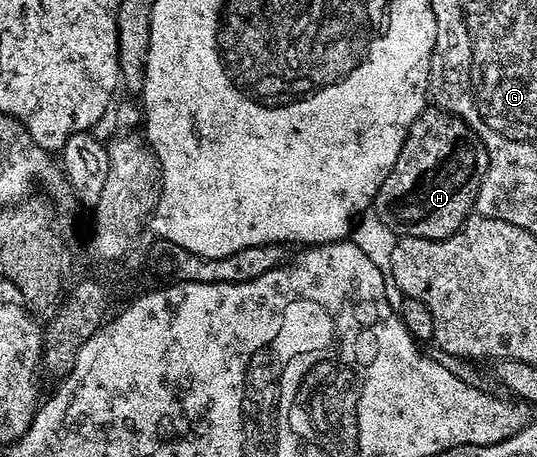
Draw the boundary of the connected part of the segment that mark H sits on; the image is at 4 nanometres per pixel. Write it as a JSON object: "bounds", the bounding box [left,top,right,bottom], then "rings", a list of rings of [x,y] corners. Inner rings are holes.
{"bounds":[374,108,488,239],"rings":[[[425,108],[412,124],[408,138],[404,140],[402,151],[394,167],[386,175],[382,187],[376,193],[374,213],[401,237],[421,237],[422,239],[446,239],[464,226],[473,216],[480,181],[488,169],[488,152],[482,139],[462,118],[444,109]]]}

